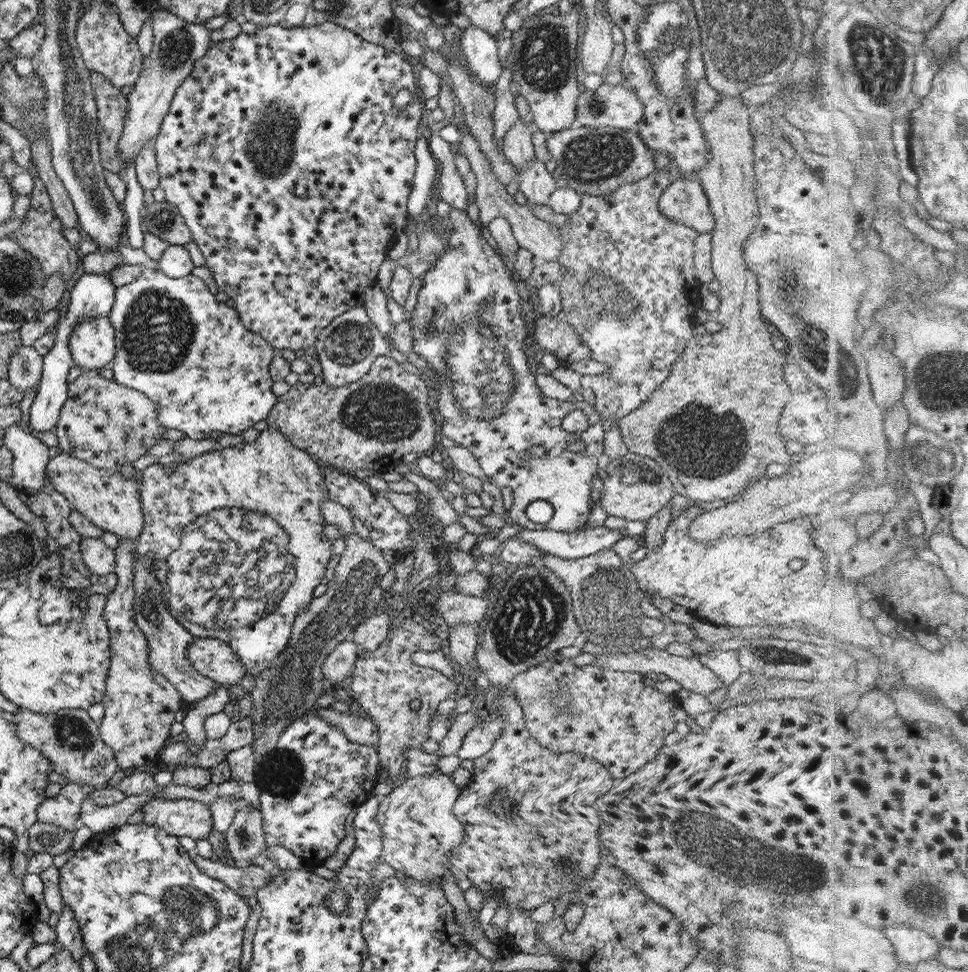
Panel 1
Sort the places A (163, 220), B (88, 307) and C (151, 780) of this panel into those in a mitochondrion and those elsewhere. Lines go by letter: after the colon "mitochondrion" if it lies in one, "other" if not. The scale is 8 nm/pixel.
A: mitochondrion
B: other
C: other

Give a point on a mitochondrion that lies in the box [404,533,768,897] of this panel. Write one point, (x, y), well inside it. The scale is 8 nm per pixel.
(529, 614)

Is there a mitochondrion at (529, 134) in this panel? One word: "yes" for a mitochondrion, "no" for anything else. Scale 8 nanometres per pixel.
no

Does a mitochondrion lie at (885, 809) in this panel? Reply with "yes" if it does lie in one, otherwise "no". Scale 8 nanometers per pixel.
no

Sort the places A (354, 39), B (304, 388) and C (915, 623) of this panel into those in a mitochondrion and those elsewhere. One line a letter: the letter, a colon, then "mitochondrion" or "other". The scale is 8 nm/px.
A: other
B: other
C: other

